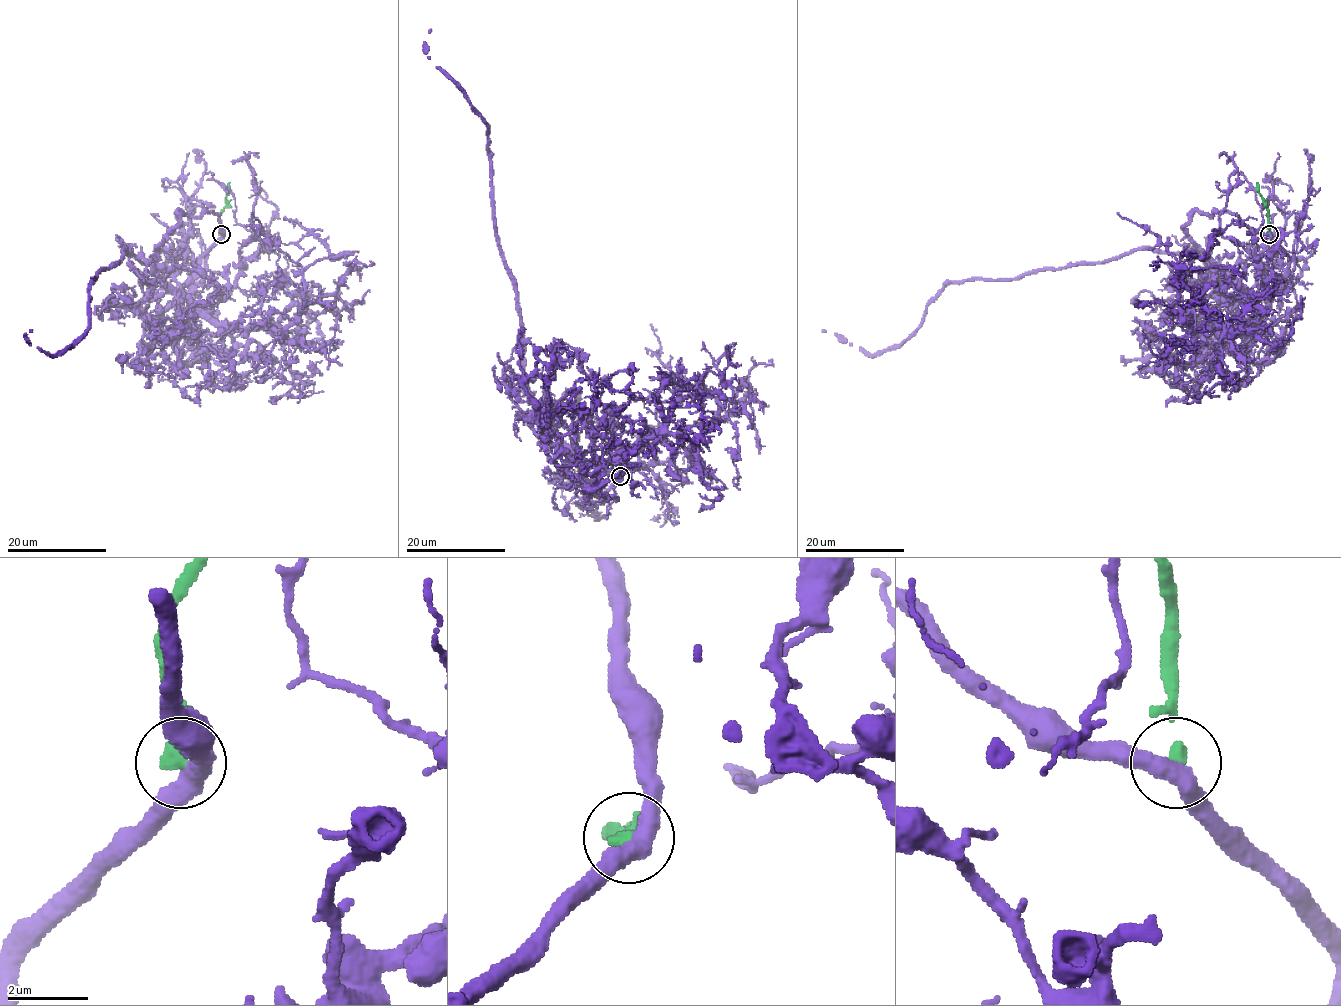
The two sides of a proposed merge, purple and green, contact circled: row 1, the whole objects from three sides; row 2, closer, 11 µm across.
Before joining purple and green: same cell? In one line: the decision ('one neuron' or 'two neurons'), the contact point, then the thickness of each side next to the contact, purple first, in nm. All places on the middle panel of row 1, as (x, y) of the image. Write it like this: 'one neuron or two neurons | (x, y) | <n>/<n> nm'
two neurons | (620, 476) | 440/360 nm

